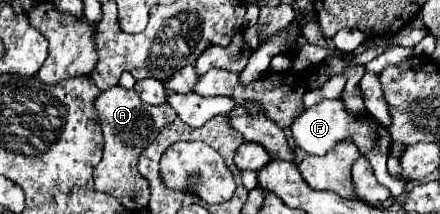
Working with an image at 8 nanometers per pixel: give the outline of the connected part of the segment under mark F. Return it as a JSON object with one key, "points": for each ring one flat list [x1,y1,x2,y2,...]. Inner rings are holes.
{"points":[[323,99,317,105,309,107,301,117,297,117,291,125,293,131,293,139,297,143,297,147,301,147,303,151,311,153,311,155,325,155,327,151,331,151,339,141,353,141,357,145,357,149,367,157,367,161,371,163,375,177,379,179,381,185,389,187,391,193,395,197,405,193,405,183,395,181,389,173,387,173,387,157,389,157,389,149,391,149,391,137,385,125,381,125,377,119,367,117,367,115,349,115,349,111,345,109,341,99]]}

